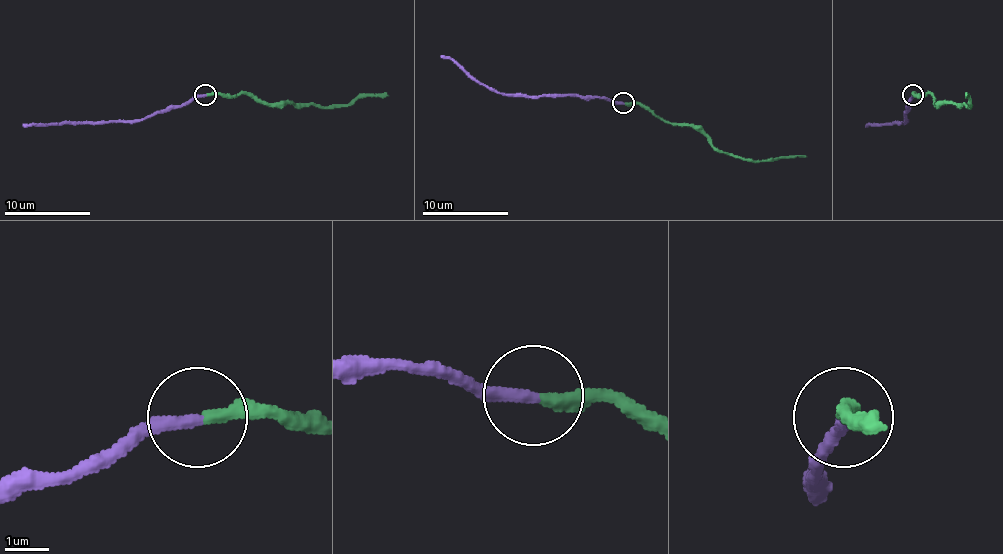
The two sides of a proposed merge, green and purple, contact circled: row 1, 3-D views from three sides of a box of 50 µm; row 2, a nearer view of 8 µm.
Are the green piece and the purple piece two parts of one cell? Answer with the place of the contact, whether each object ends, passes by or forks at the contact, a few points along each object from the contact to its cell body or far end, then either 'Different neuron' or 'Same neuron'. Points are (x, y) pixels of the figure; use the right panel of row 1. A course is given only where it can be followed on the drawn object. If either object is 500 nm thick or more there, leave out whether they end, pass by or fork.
Place: (913, 94). At the ring green ends. At the ring purple ends. Course of green: (912, 94), (929, 94), (936, 103), (962, 103), (966, 107), (970, 105), (966, 94). Course of purple: (912, 94), (903, 122), (865, 126). Different neuron

